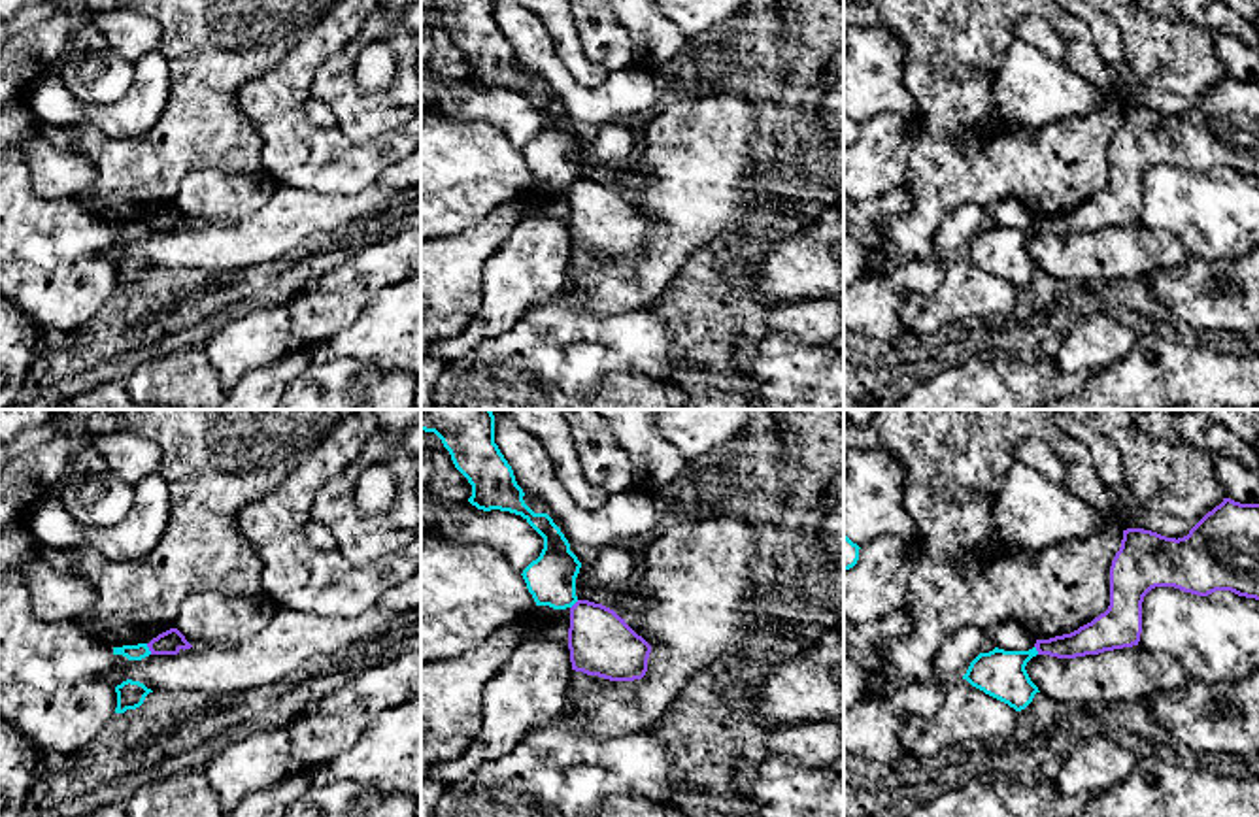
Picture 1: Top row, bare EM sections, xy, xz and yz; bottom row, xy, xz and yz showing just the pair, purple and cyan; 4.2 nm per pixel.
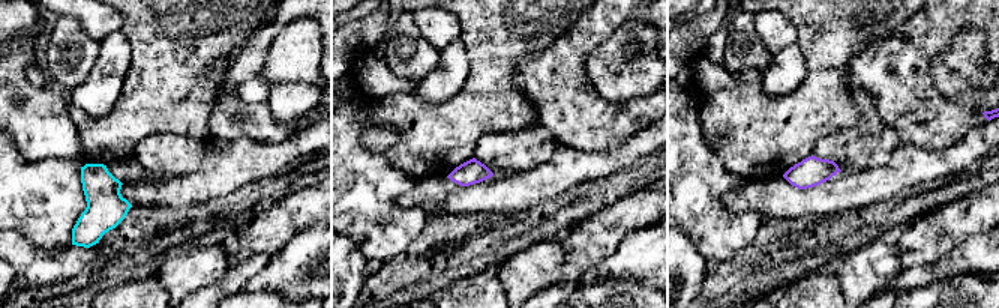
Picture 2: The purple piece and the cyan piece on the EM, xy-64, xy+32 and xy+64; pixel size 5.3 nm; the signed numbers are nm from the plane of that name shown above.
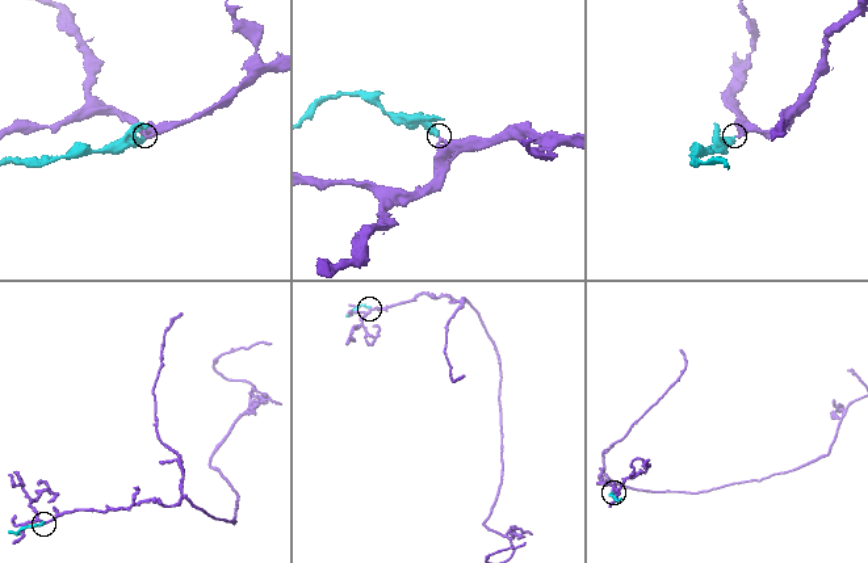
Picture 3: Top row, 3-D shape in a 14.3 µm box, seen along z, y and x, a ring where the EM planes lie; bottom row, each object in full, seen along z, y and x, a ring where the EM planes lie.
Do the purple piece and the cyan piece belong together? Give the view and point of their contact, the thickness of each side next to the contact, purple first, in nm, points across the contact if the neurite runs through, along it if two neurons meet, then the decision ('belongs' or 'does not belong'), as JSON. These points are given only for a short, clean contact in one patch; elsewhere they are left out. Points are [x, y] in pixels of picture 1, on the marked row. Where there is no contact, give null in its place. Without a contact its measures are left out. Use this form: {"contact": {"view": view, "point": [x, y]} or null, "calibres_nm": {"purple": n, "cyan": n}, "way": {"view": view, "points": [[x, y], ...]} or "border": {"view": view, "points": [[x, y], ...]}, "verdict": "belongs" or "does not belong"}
{"contact": {"view": "xy", "point": [150, 650]}, "calibres_nm": {"purple": 100, "cyan": 70}, "border": {"view": "xy", "points": [[146, 644], [151, 653]]}, "verdict": "does not belong"}

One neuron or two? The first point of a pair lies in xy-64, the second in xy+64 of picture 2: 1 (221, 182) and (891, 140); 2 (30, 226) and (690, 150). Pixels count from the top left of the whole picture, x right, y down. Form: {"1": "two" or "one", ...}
{"1": "two", "2": "one"}

